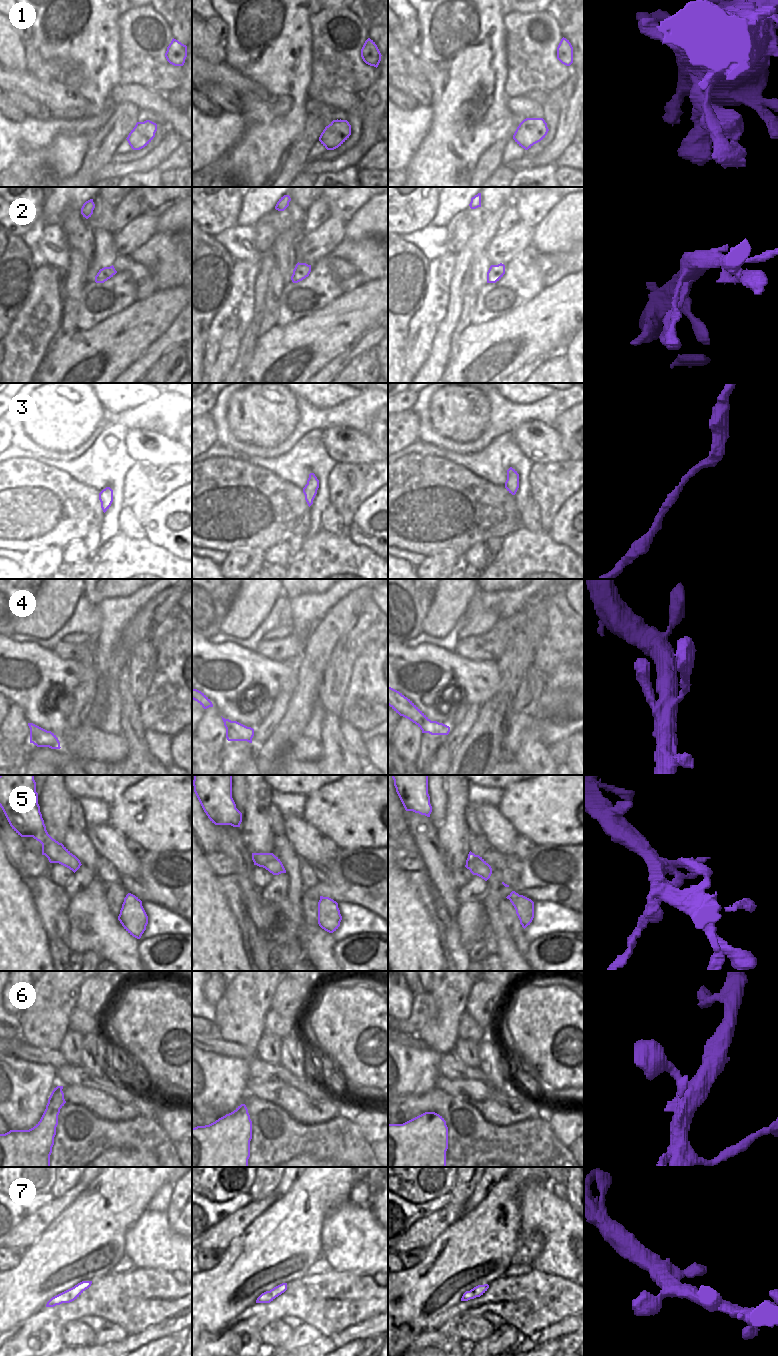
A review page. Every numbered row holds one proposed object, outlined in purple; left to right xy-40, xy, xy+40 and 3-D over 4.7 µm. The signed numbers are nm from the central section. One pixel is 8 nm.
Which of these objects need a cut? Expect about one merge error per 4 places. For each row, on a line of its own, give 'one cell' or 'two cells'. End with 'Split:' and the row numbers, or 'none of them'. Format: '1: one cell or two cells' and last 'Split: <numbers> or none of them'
1: one cell
2: one cell
3: one cell
4: one cell
5: two cells
6: one cell
7: one cell
Split: 5

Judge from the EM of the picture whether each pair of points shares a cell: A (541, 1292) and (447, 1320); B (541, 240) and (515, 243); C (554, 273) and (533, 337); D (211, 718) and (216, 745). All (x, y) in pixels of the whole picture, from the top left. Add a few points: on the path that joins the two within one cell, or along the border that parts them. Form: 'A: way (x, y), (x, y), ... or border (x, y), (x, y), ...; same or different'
A: way (518, 1297), (489, 1299), (476, 1304), (470, 1304); same
B: border (535, 227), (531, 244); different
C: border (570, 273), (545, 287); different
D: way (211, 725), (212, 738); same

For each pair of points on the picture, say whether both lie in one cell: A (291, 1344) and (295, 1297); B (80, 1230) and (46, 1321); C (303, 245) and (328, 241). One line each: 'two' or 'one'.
A: two
B: two
C: one

